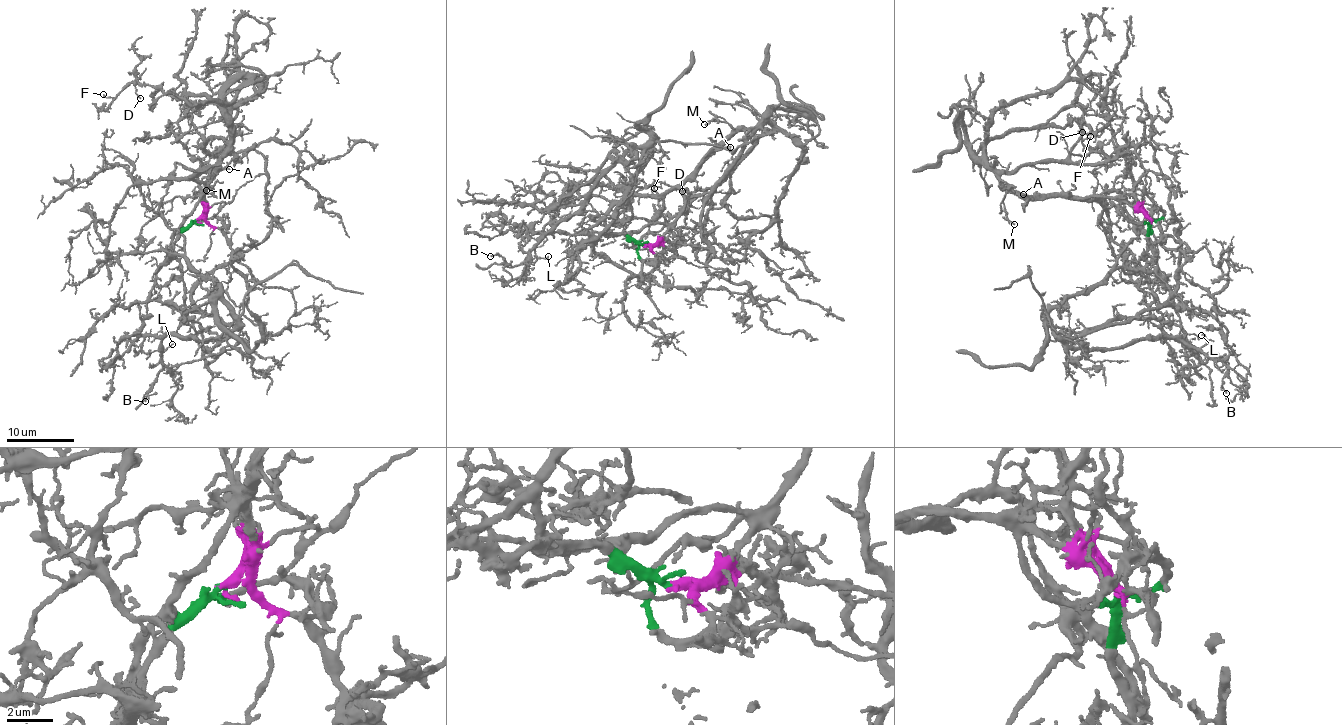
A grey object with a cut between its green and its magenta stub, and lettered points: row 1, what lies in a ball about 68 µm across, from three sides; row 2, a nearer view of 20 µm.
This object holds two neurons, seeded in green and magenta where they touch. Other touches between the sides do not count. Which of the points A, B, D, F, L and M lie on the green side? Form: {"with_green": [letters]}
{"with_green": ["B", "L"]}

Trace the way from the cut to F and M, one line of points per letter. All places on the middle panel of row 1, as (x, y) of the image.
F: (645, 247), (663, 237), (681, 210), (683, 184), (729, 137), (761, 122), (771, 126), (717, 185), (654, 188)
M: (645, 247), (663, 237), (668, 223), (681, 210), (683, 184), (730, 132), (730, 126), (726, 122), (705, 123)

